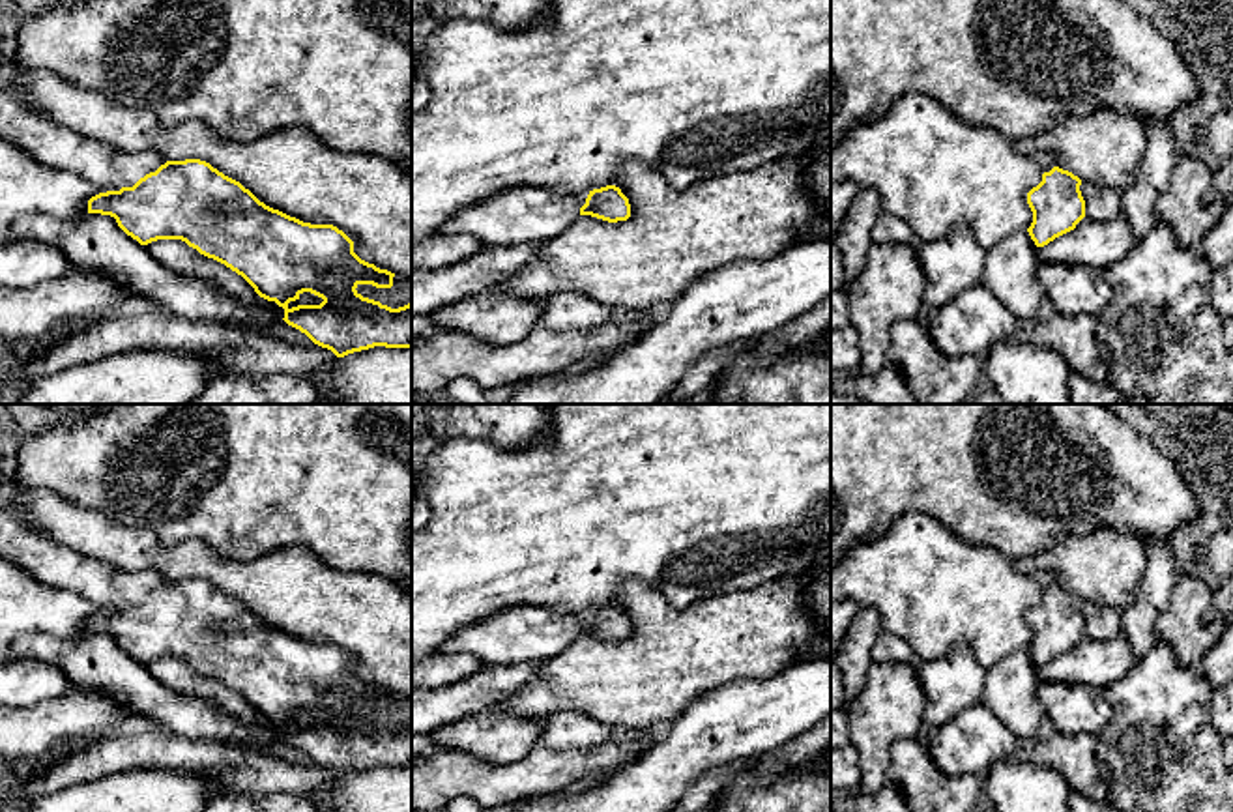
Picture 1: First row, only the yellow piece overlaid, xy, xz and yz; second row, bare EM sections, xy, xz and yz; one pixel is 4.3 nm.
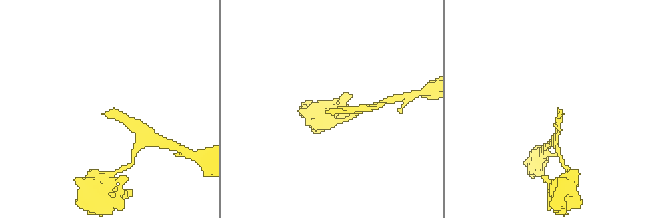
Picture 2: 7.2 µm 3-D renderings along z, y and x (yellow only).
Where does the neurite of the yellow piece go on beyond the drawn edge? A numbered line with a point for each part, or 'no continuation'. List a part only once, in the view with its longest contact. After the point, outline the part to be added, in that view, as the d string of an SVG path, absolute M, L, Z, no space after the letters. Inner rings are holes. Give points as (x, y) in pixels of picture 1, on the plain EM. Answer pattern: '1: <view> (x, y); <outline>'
1: xy (49, 562); M0 503L0 558L13 561L51 589L69 589L103 610L133 606L167 580L155 571L122 571L69 550L32 528L19 505Z

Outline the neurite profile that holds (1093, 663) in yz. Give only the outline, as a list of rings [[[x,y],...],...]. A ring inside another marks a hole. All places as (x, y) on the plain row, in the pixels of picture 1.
[[[1123,631],[1110,642],[1083,636],[1074,649],[1037,666],[1038,683],[1089,685],[1104,690],[1123,679],[1138,662]]]

